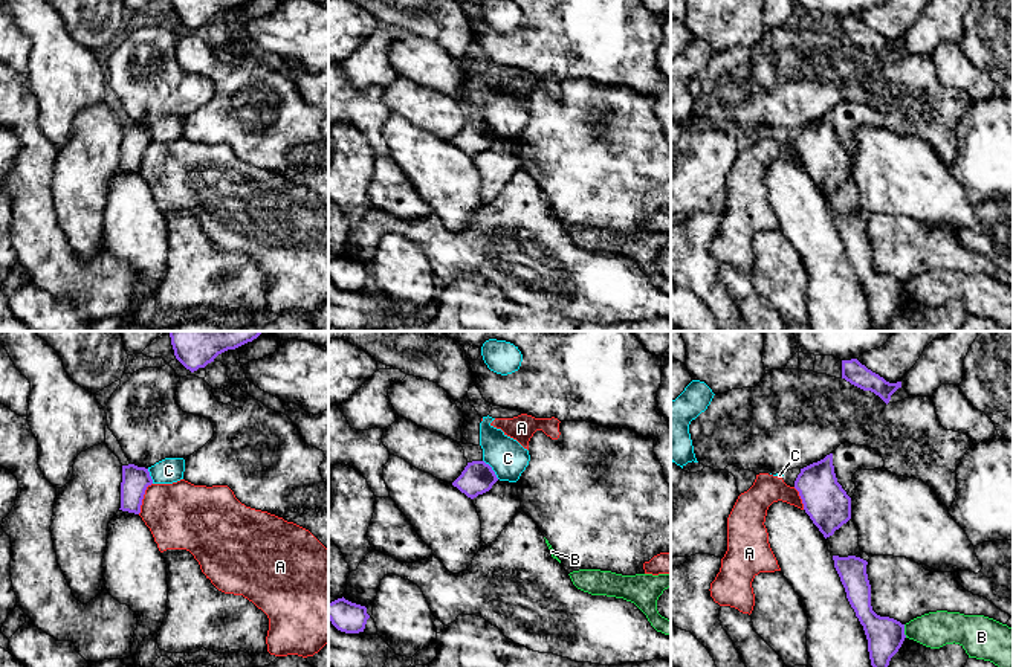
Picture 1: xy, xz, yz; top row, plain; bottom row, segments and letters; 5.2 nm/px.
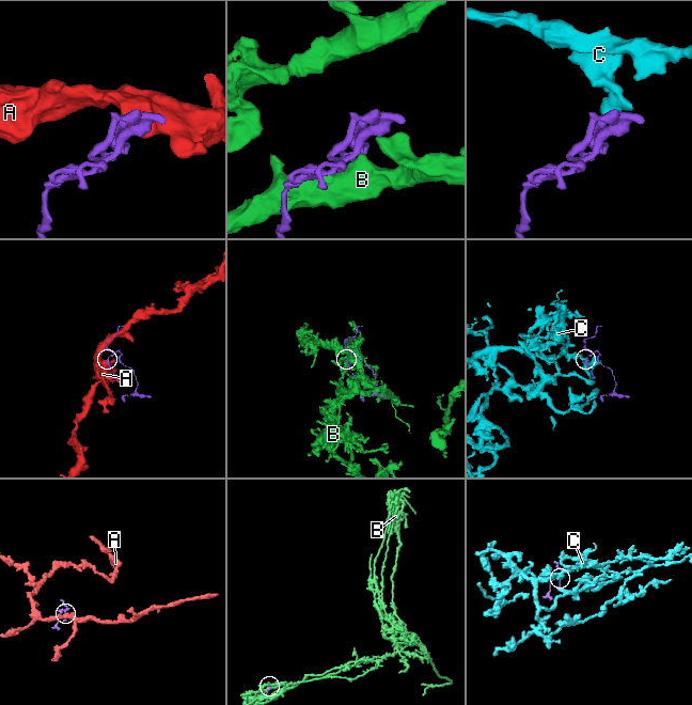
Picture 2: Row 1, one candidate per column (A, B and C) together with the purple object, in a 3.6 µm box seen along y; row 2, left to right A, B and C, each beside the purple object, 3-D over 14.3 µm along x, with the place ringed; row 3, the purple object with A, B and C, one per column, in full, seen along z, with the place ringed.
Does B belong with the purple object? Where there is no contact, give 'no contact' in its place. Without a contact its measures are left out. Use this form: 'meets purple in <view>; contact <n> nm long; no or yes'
meets purple in yz; contact 70 nm long; no

